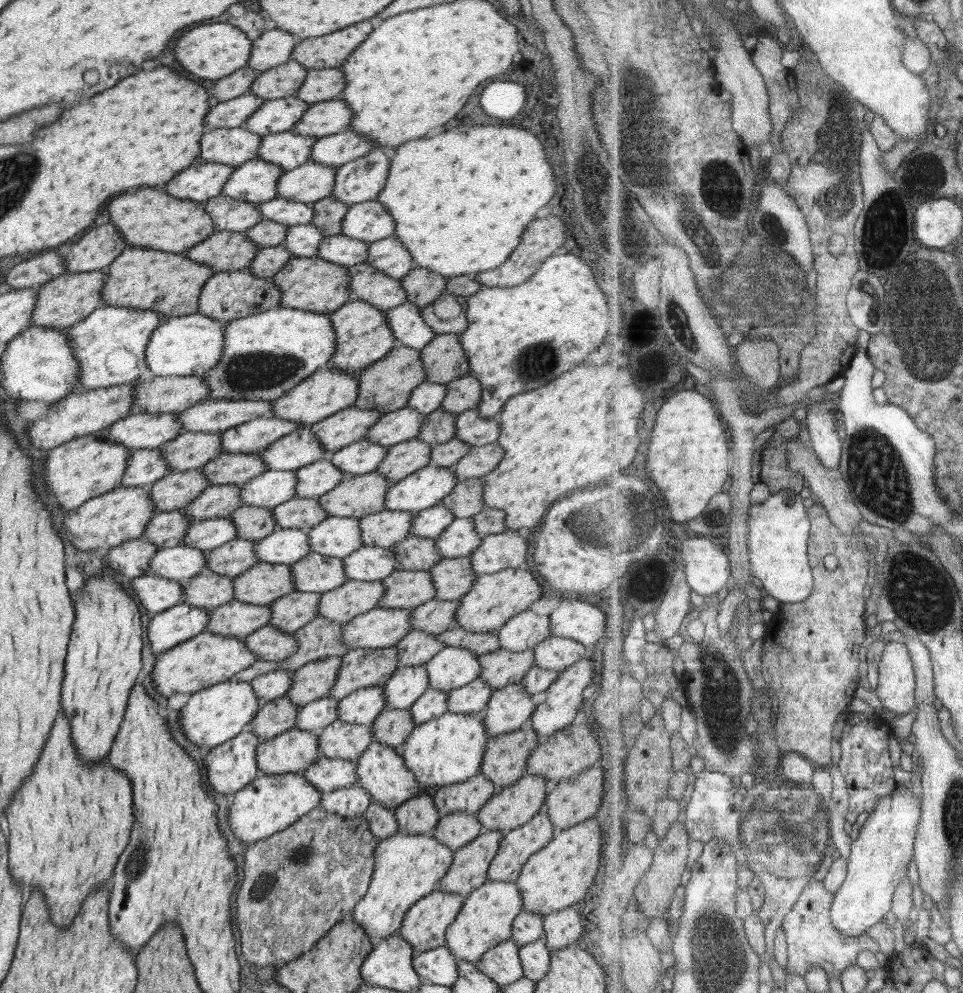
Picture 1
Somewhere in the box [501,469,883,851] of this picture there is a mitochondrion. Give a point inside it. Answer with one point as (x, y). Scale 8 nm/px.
(714, 677)

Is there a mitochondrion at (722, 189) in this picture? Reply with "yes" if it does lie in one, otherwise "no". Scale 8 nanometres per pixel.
yes

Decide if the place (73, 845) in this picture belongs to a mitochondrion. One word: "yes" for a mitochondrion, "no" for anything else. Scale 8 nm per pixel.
no

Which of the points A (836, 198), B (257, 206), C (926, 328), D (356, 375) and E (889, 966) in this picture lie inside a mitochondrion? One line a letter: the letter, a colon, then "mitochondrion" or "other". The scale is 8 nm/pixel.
A: mitochondrion
B: other
C: mitochondrion
D: other
E: other

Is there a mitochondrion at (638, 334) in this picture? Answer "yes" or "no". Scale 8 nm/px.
no

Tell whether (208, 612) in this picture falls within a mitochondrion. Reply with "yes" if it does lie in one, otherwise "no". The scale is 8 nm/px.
no

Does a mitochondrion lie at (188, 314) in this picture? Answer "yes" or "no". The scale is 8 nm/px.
no

